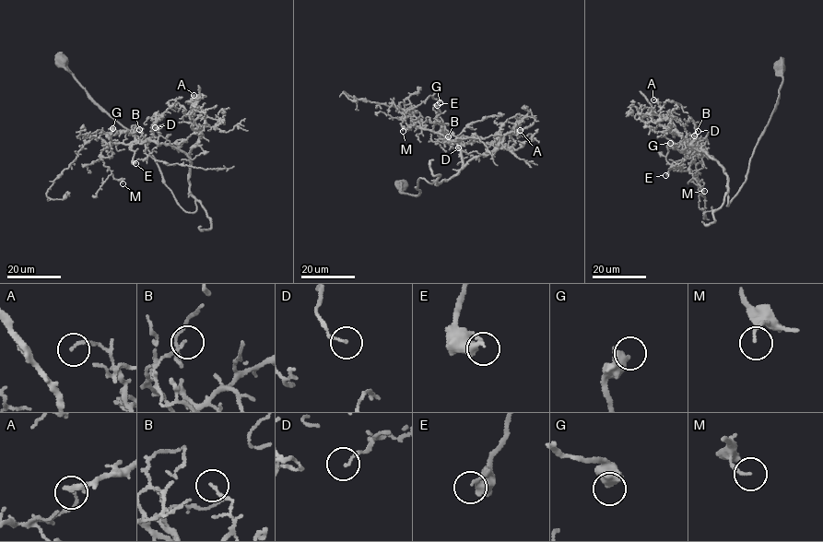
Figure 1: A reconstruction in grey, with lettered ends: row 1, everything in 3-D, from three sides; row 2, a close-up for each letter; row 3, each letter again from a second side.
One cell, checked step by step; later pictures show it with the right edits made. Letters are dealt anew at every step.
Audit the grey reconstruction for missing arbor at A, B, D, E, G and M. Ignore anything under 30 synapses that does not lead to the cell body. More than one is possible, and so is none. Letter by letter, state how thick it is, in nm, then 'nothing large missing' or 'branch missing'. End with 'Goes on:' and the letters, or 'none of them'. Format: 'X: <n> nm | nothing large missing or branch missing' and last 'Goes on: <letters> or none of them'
A: 110 nm | nothing large missing
B: 100 nm | nothing large missing
D: 110 nm | nothing large missing
E: 280 nm | nothing large missing
G: 550 nm | nothing large missing
M: 120 nm | nothing large missing
Goes on: none of them

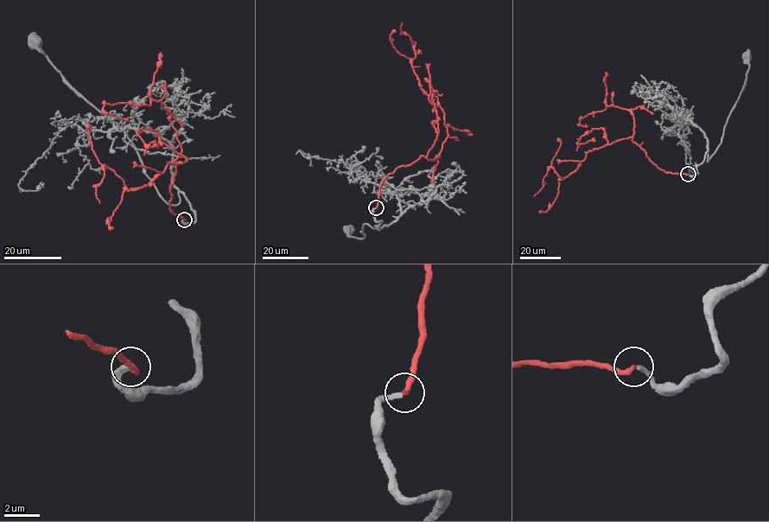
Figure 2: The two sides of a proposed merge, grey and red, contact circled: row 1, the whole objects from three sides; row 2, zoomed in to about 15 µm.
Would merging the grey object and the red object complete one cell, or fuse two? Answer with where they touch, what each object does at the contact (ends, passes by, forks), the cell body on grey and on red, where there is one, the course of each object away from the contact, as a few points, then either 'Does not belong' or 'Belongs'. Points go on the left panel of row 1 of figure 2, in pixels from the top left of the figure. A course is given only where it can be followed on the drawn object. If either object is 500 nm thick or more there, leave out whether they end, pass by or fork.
Place: (184, 219). At the ring grey ends. At the ring red ends. Soma of grey: (35, 42). Soma of red: none. Course of grey: (184, 219), (194, 219), (187, 199), (180, 192), (175, 205), (166, 201), (133, 143), (71, 86), (37, 41). Course of red: (184, 219), (169, 207), (176, 160), (187, 158), (128, 189), (98, 162), (88, 124). Belongs

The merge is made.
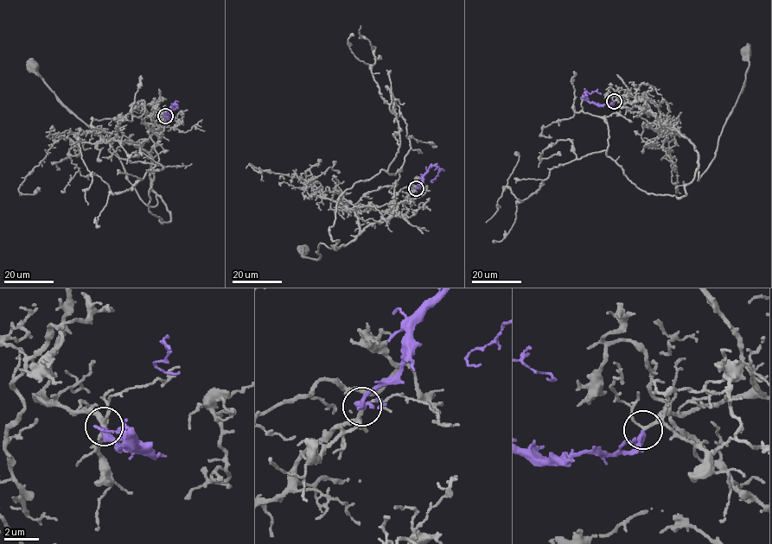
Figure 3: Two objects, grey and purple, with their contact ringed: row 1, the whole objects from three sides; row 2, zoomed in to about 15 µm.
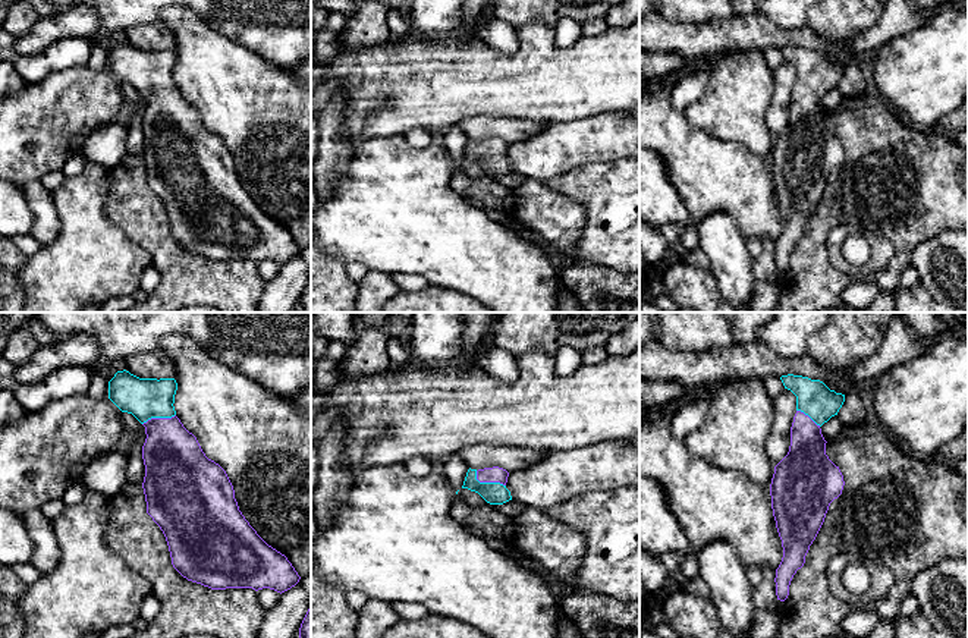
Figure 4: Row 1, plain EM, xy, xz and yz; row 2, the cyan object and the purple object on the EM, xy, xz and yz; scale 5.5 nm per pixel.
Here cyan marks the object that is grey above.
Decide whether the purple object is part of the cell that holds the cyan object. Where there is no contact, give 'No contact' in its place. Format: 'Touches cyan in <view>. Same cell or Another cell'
Touches cyan in xz. Same cell

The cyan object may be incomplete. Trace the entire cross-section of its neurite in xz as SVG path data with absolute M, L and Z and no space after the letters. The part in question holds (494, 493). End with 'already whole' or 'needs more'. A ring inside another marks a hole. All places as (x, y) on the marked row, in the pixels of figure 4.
M493 466L484 469L468 469L462 488L478 493L490 505L503 505L512 500L506 488L509 472Z | needs more

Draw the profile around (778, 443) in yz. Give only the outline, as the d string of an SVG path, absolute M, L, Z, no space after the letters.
M785 389L773 397L773 425L766 443L769 459L777 465L789 452L791 427L796 414L796 396Z

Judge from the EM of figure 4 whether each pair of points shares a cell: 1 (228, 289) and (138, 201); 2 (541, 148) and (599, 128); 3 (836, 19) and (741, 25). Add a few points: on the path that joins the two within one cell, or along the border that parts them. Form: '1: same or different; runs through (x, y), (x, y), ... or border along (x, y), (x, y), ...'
1: same; runs through (201, 282), (154, 236), (150, 228)
2: same; runs through (556, 148), (584, 141)
3: different; border along (807, 24), (829, 43), (829, 49), (824, 53)

